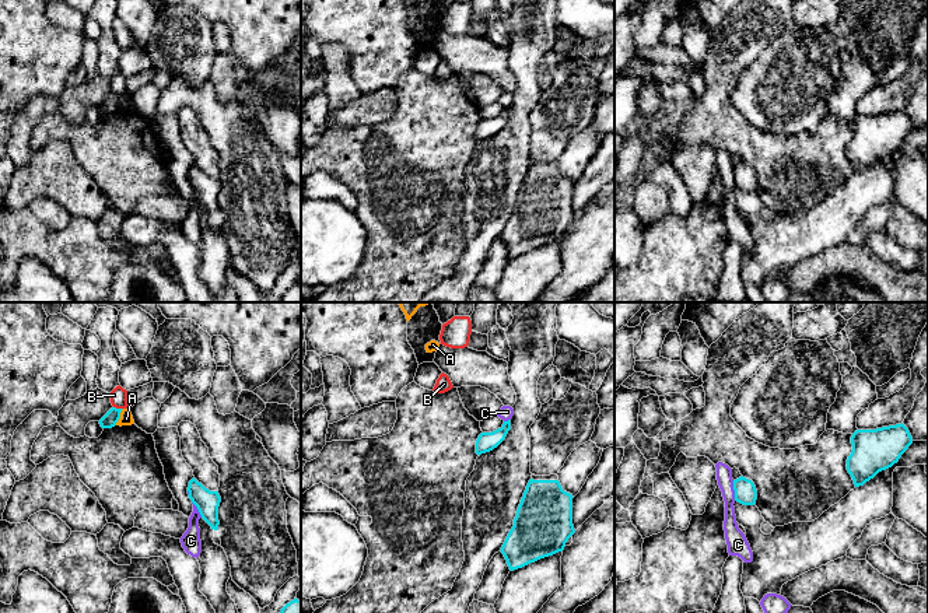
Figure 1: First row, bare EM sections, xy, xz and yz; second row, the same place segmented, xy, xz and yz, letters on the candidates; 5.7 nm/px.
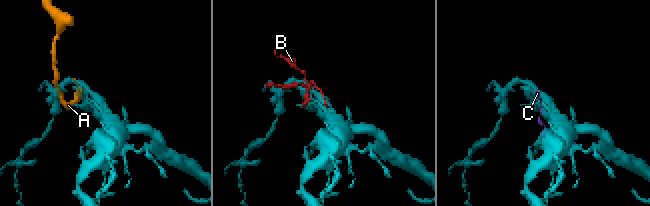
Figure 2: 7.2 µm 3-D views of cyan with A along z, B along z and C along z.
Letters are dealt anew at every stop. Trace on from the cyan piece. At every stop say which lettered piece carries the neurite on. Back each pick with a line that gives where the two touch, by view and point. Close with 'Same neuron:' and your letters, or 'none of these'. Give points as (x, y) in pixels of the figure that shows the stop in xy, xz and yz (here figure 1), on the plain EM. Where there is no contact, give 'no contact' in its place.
Same neuron: none of these

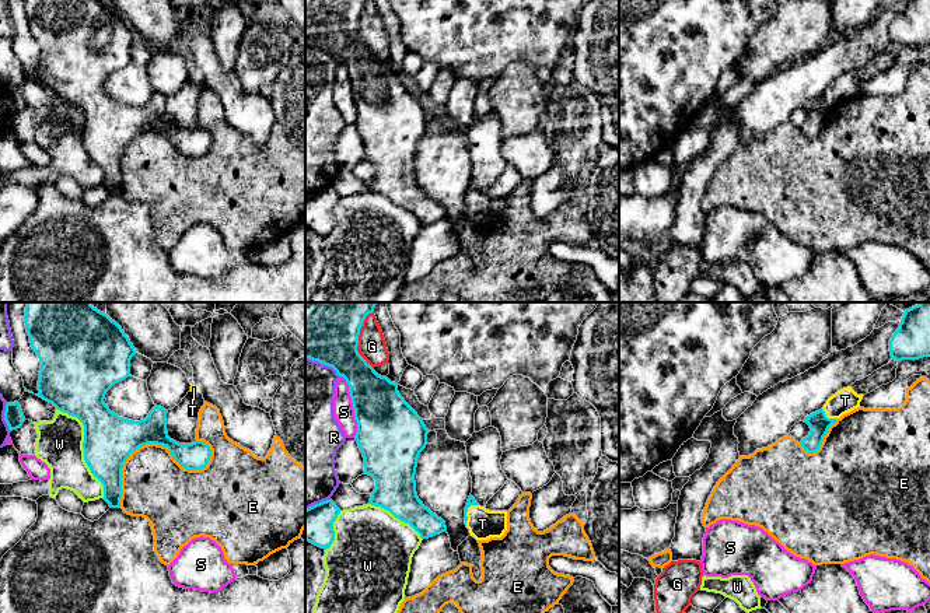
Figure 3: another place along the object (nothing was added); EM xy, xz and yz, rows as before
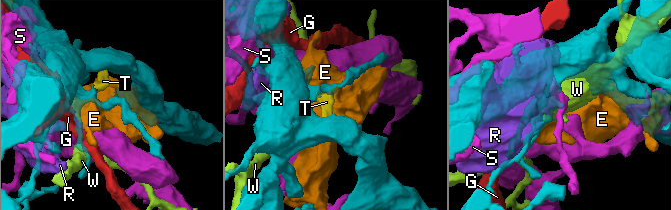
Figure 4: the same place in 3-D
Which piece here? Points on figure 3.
T: contact xz (467, 198)
Same neuron: T

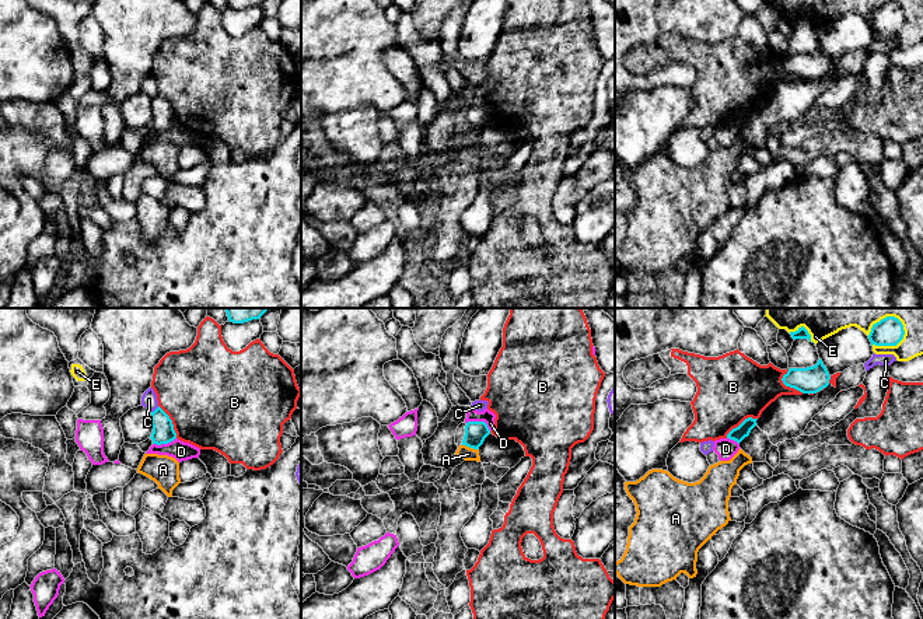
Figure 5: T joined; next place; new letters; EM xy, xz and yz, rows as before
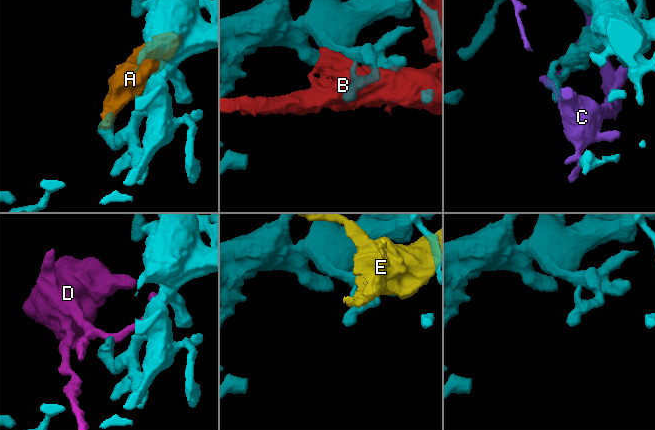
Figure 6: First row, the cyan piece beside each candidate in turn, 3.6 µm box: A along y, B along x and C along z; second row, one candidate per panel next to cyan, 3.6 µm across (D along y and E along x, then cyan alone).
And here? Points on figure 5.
Same neuron: none of these

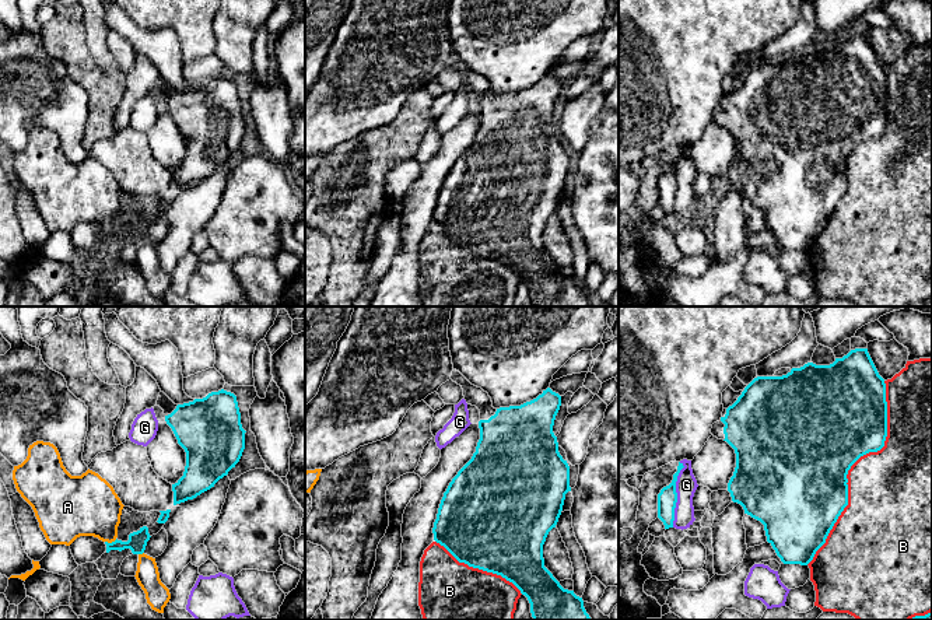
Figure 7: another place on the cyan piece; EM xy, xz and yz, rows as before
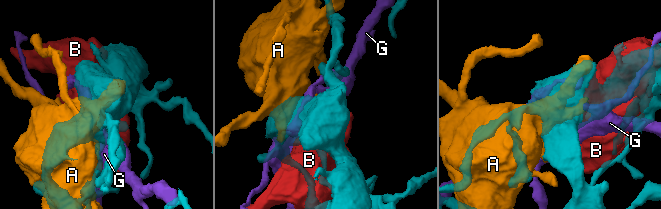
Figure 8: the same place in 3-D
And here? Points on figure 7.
Same neuron: none of these

